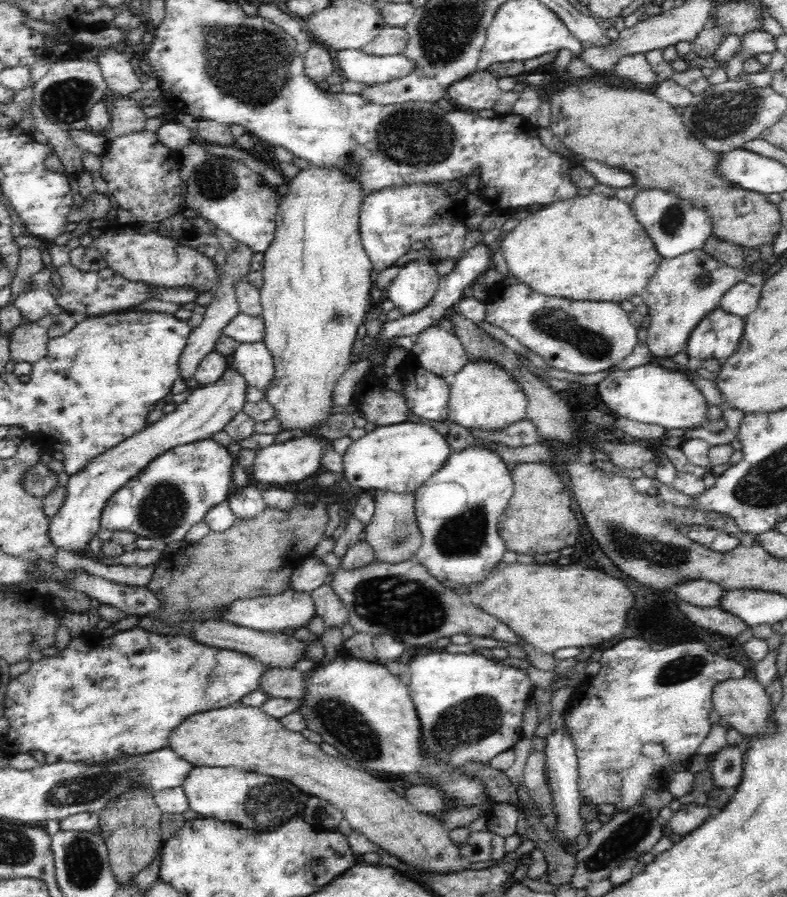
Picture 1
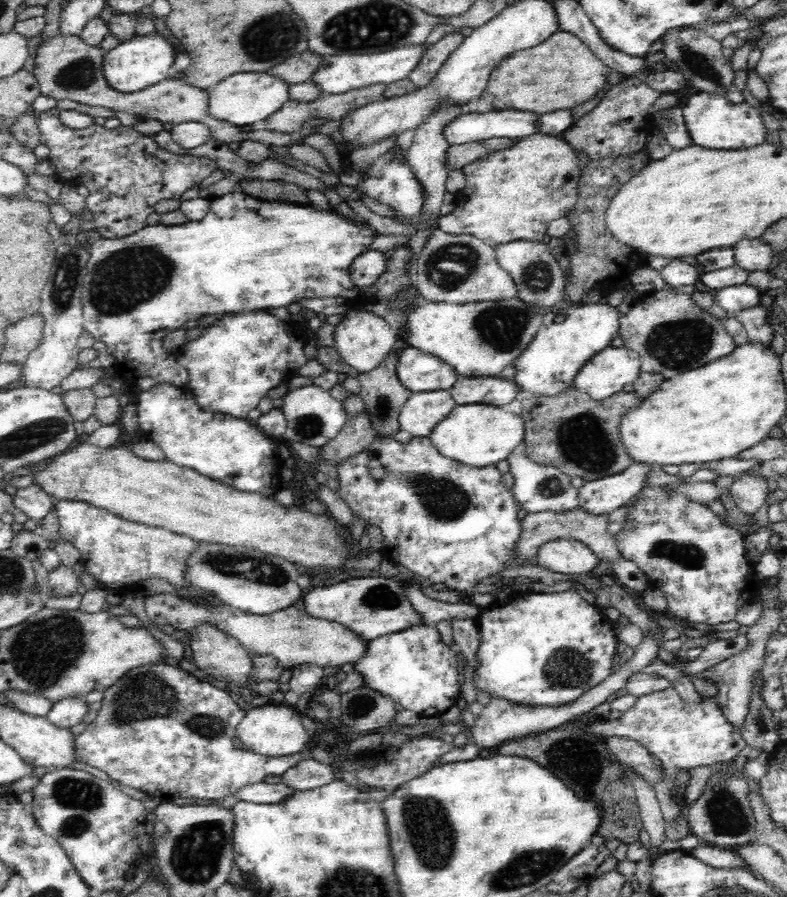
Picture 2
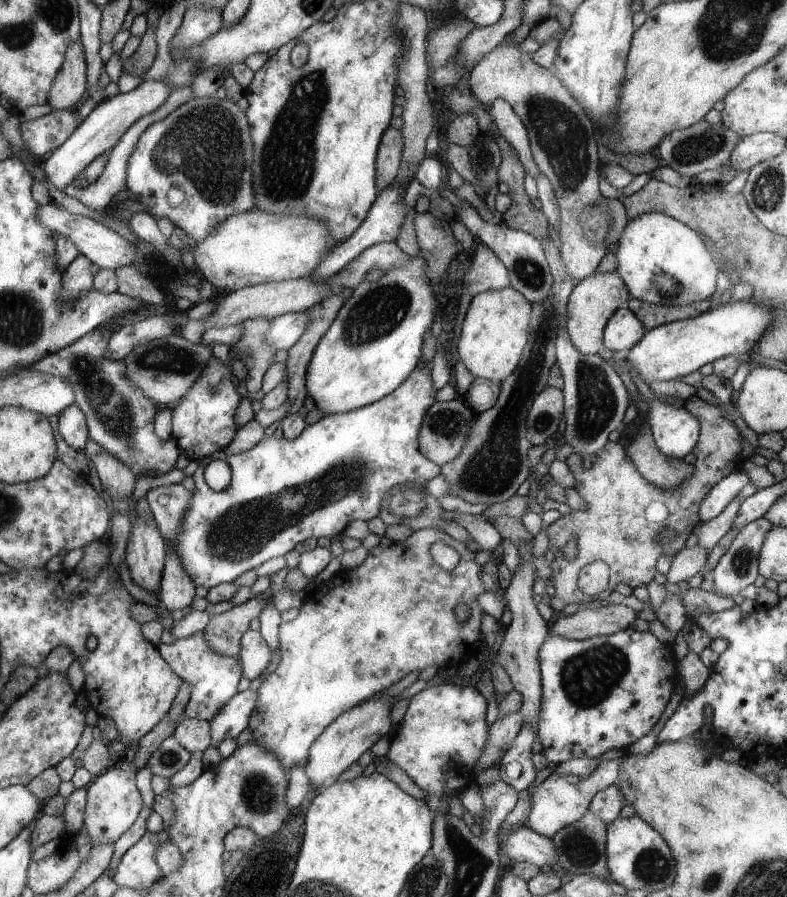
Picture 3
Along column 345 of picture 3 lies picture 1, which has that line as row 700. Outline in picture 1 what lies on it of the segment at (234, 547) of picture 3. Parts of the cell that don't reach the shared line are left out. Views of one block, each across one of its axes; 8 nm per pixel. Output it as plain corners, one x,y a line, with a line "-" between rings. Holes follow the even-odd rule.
432,652
432,654
426,654
426,656
416,656
412,658
410,662
411,682
409,684
409,693
414,701
418,718
420,719
420,727
422,727
422,744
424,744
424,754
428,754
428,757
436,758
436,761
444,761
450,763
456,768
460,768
462,764
468,761
488,763
491,758
494,758
500,752
504,750
510,750
513,746
522,738
522,712
530,700
530,696
533,696
535,690
532,681
524,671
518,670
518,668
512,668
512,666
504,666
504,664
498,663
493,660
488,660
478,653
470,654
448,654
448,652

